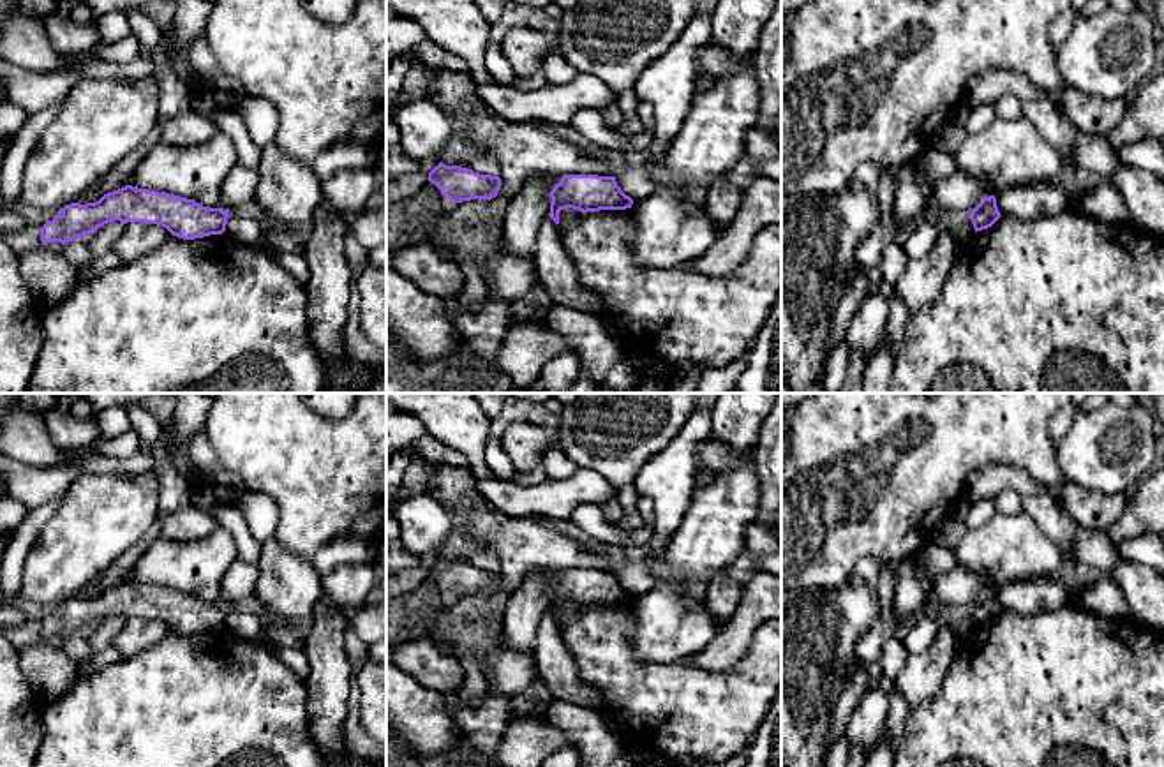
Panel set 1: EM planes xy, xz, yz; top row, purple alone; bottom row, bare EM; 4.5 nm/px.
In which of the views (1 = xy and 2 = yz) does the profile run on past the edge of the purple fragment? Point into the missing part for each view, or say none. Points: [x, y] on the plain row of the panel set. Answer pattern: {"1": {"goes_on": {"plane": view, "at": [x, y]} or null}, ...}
{"1": {"goes_on": null}, "2": {"goes_on": null}}

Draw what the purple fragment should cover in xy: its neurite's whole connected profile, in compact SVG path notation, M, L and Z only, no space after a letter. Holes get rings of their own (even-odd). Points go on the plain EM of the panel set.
M125 580L95 598L65 599L53 615L41 622L41 637L42 640L51 637L65 640L115 615L157 619L173 631L194 635L222 629L229 612L229 605L206 603L194 594Z

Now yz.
M984 592L966 612L972 615L975 628L991 622L1002 612L996 592Z

